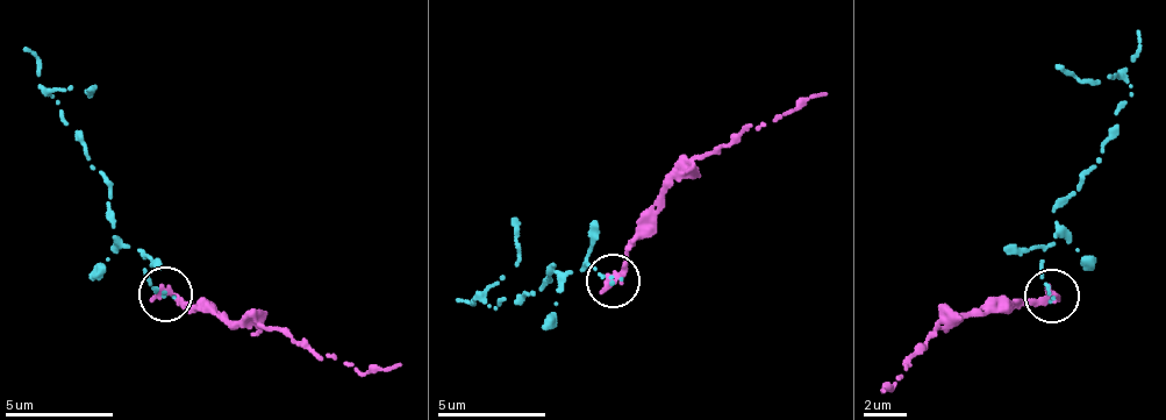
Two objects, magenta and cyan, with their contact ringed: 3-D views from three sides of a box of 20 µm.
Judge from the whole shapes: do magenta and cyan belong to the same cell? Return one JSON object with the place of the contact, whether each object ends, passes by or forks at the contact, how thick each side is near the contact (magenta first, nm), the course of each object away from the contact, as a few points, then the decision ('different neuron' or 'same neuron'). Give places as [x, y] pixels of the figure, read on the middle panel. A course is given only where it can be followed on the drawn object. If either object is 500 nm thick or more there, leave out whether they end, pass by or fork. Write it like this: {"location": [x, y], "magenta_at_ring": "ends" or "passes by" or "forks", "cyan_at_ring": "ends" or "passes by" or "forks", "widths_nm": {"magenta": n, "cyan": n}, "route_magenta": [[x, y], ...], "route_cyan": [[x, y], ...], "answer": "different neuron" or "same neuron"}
{"location": [613, 280], "magenta_at_ring": "ends", "cyan_at_ring": "ends", "widths_nm": {"magenta": 400, "cyan": 140}, "route_magenta": [[614, 279], [657, 201], [699, 157], [824, 92]], "route_cyan": [[614, 279], [588, 261], [565, 273], [552, 267], [542, 287], [491, 305], [494, 284], [520, 255], [519, 219]], "answer": "different neuron"}

